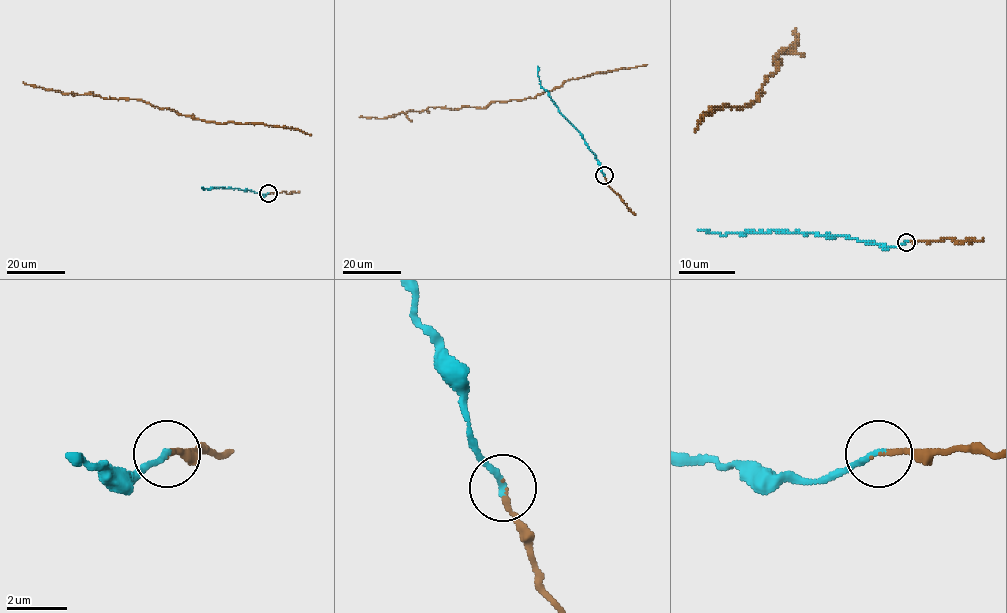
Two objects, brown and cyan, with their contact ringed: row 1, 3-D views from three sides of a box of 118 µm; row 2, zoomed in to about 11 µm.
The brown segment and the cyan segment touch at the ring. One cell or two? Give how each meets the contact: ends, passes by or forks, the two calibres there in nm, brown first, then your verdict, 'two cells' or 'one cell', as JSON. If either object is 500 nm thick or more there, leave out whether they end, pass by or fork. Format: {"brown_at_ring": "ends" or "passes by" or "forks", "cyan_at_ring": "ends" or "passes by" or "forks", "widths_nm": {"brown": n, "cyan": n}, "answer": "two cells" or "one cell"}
{"brown_at_ring": "ends", "cyan_at_ring": "ends", "widths_nm": {"brown": 150, "cyan": 200}, "answer": "one cell"}

